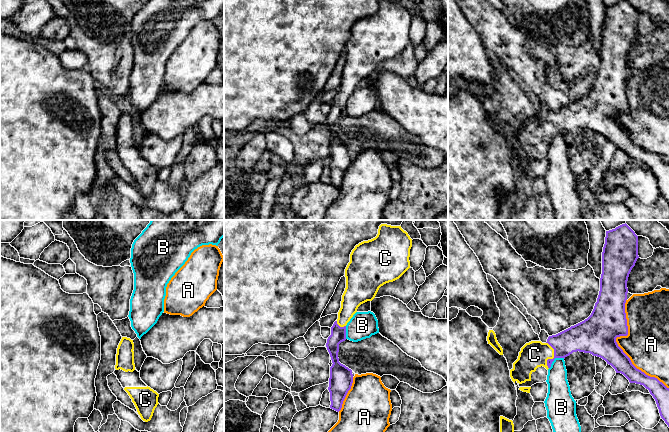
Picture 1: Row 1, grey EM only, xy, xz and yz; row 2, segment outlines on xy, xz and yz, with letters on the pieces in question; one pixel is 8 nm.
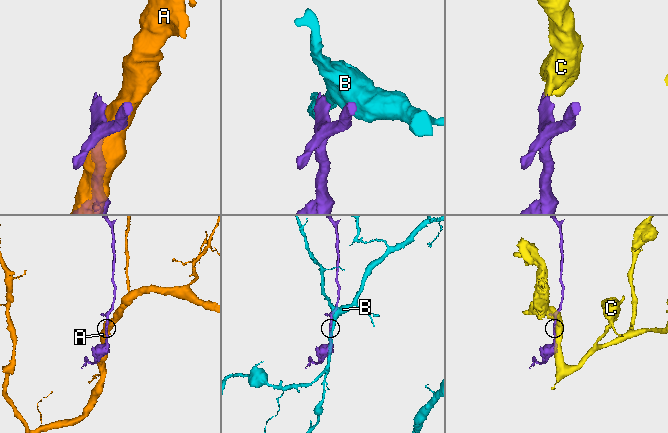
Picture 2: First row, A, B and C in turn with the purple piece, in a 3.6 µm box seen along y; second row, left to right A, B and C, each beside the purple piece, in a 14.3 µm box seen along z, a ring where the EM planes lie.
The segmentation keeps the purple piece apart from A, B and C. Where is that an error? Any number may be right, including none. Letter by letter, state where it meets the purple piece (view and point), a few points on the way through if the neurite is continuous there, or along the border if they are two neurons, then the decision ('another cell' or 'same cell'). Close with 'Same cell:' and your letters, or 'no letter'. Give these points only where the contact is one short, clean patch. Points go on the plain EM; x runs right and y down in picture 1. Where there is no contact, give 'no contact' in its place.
A: yz (618, 122) | another cell
B: yz (554, 134) | along yz (564, 134), (555, 134), (549, 144) | another cell
C: yz (554, 133) | across yz (576, 114), (572, 115), (554, 133), (534, 130) | same cell
Same cell: C

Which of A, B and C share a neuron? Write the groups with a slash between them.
A / B / C

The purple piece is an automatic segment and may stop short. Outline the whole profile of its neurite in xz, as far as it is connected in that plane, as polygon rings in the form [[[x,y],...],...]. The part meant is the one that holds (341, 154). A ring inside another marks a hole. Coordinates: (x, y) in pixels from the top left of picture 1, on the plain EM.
[[[381,0],[375,14],[355,22],[345,45],[346,64],[338,95],[331,103],[326,123],[332,136],[330,184],[339,188],[353,159],[352,146],[339,138],[339,120],[346,116],[346,101],[358,83],[372,77],[379,64],[399,55],[410,44],[412,15],[401,2]]]

